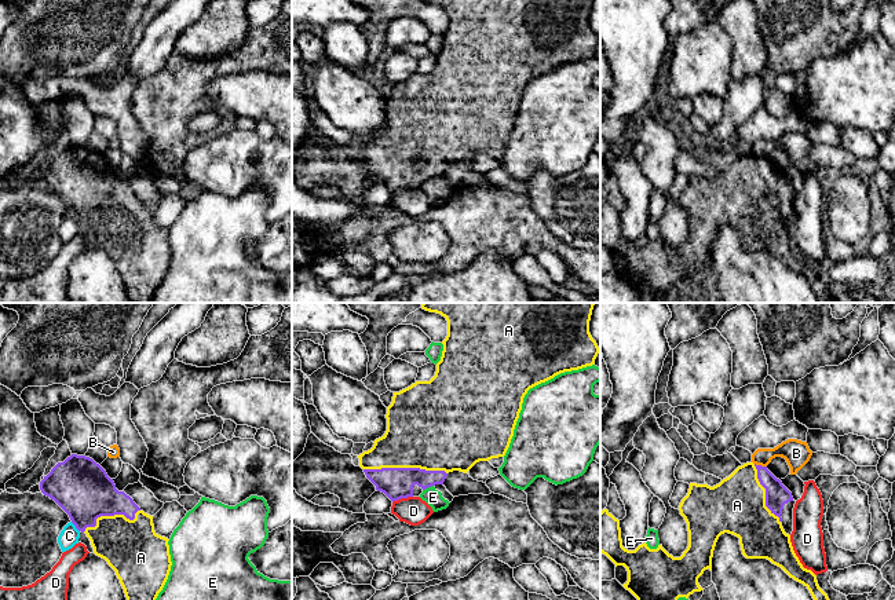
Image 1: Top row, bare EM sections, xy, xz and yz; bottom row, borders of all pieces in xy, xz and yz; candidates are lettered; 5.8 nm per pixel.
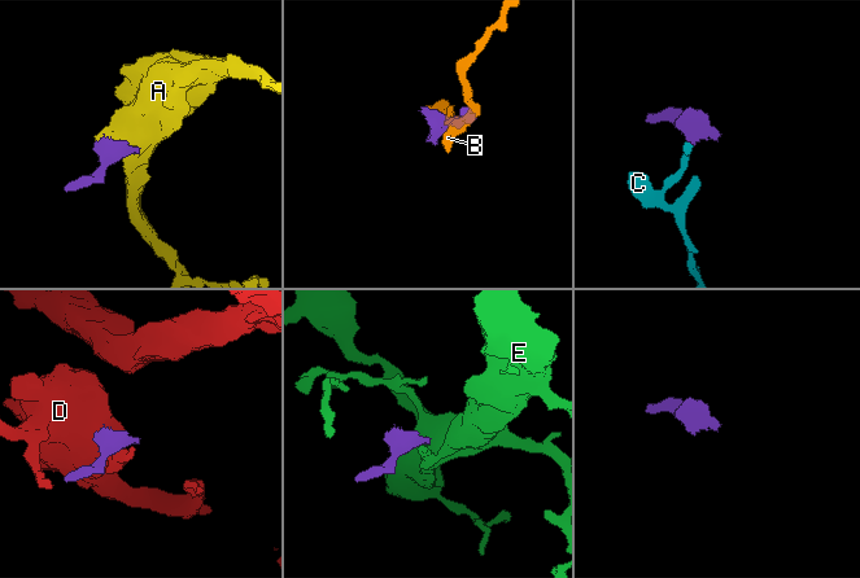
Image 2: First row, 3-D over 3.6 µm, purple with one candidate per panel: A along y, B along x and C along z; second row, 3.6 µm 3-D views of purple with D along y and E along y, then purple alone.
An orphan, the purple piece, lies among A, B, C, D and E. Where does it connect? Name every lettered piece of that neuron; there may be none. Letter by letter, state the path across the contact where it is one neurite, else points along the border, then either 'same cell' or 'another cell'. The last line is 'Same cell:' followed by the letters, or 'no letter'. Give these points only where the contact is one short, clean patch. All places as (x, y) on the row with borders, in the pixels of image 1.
A: same cell
B: another cell
C: border along xy (70, 522), (79, 531); another cell
D: border along xz (412, 496), (393, 502); another cell
E: border along xz (433, 485), (423, 490); another cell
Same cell: A

